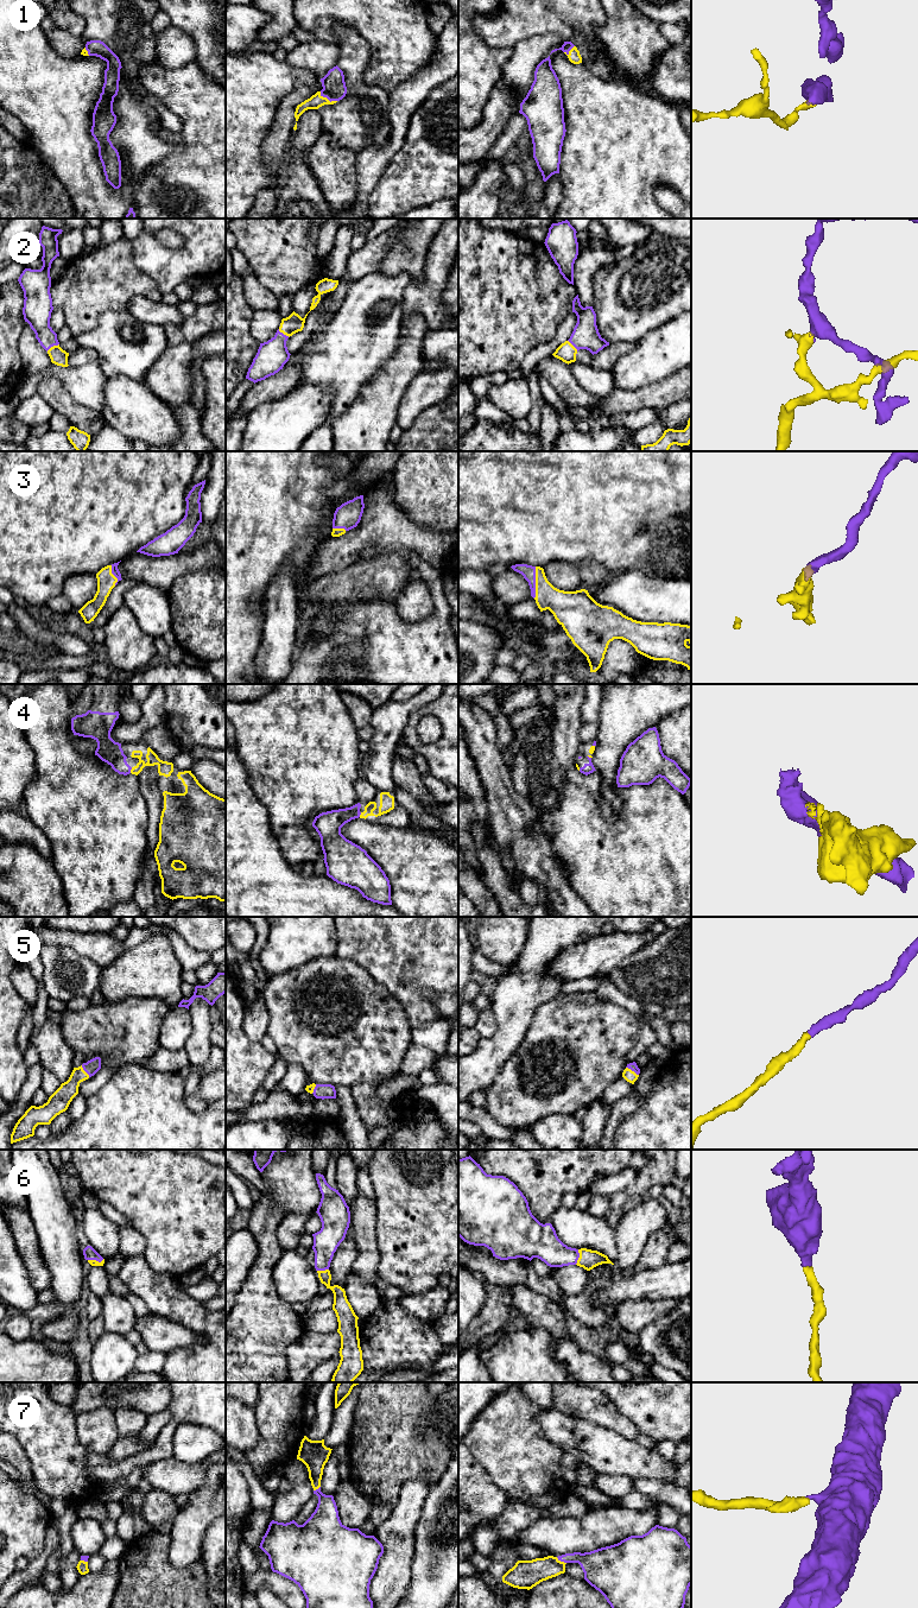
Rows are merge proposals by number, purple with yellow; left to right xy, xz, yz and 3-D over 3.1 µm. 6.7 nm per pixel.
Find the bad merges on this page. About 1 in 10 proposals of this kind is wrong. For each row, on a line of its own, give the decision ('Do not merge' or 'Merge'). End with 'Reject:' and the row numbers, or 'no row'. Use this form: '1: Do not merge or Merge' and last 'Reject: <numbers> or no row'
1: Merge
2: Merge
3: Merge
4: Merge
5: Merge
6: Merge
7: Merge
Reject: no row

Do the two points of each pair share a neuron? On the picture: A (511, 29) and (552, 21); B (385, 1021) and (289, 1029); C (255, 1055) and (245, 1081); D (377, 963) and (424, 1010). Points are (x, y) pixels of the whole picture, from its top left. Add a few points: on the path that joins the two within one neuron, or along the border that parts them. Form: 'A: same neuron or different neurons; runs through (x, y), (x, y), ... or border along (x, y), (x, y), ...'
A: same neuron; runs through (521, 21), (542, 21)
B: same neuron; runs through (361, 1024), (331, 1023), (325, 1029), (312, 1030)
C: same neuron; runs through (249, 1061), (245, 1065), (245, 1075)
D: same neuron; runs through (388, 975), (412, 998)

